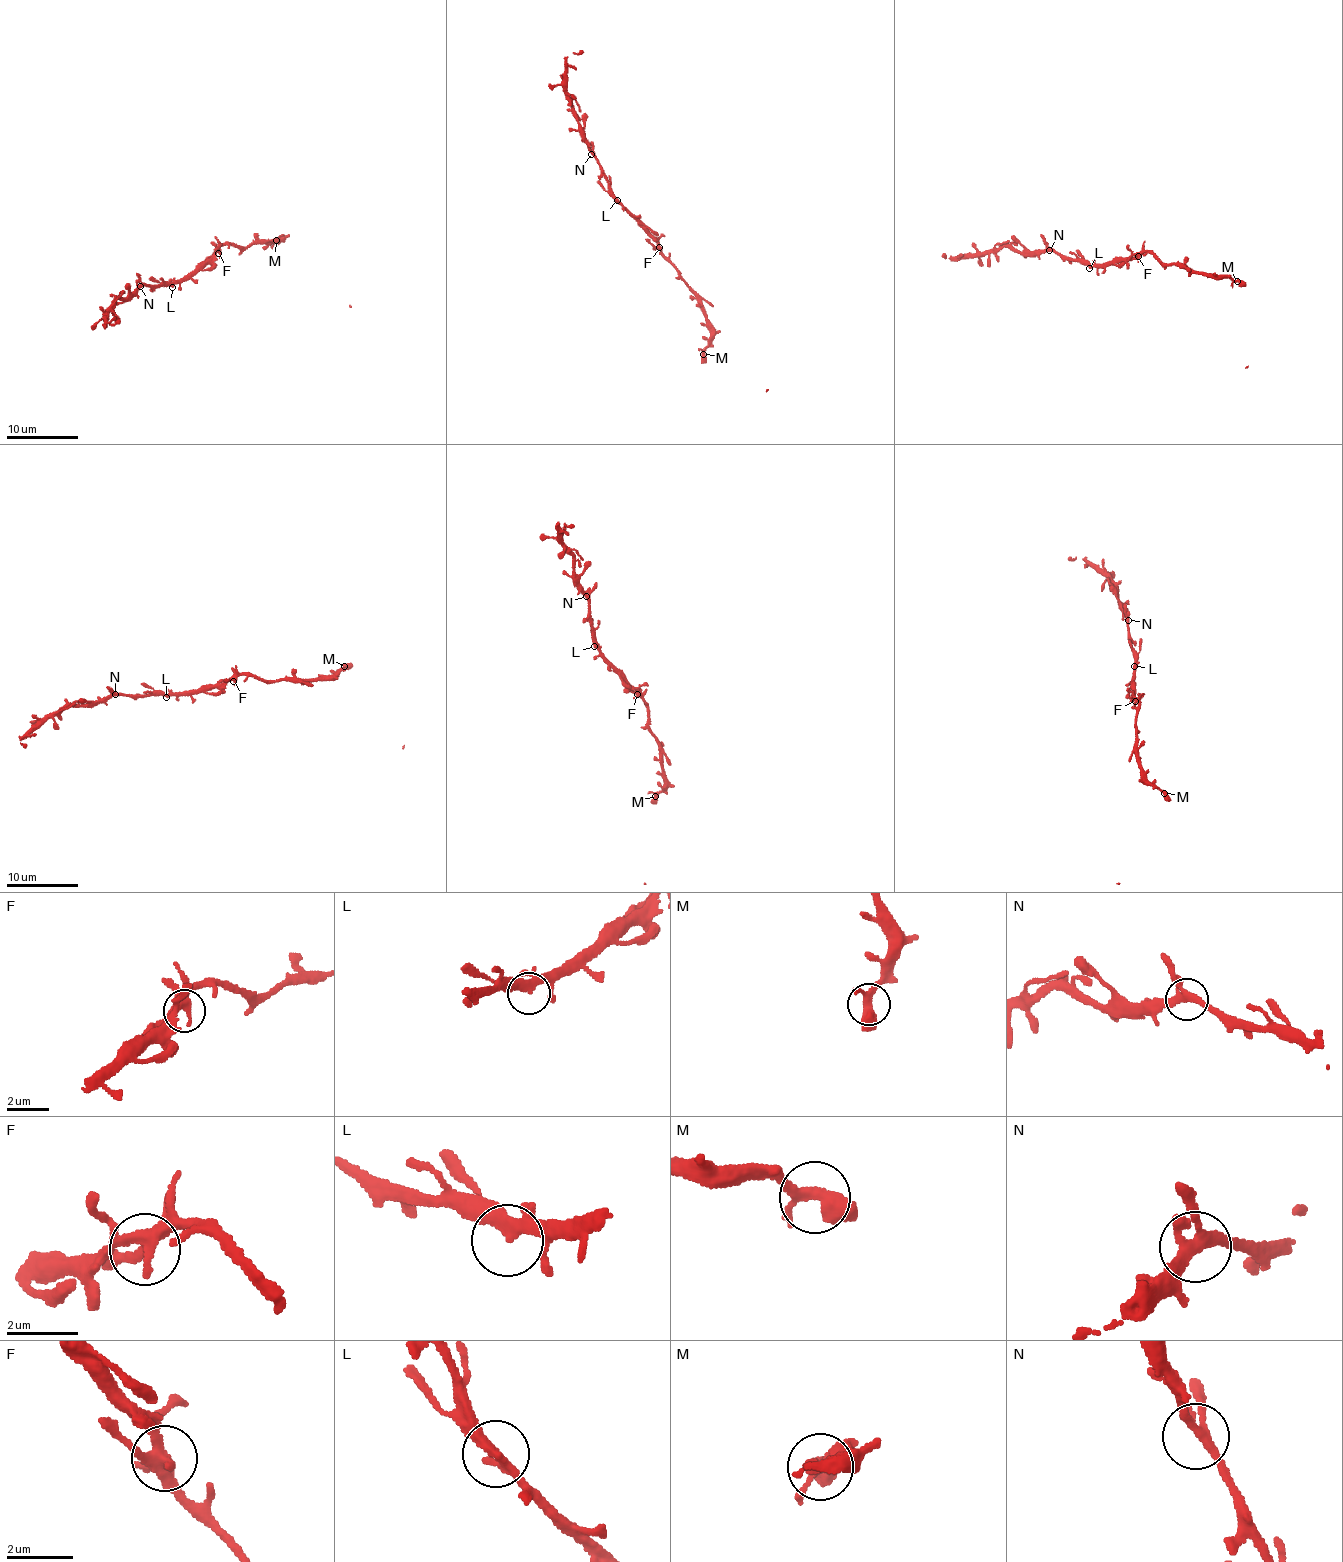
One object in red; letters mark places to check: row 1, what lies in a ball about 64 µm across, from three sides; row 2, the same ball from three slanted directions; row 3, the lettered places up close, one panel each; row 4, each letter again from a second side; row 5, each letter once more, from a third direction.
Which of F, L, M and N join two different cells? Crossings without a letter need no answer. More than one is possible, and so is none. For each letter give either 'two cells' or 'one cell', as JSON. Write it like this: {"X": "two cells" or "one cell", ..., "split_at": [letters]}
{"F": "one cell", "L": "one cell", "M": "one cell", "N": "one cell", "split_at": []}

